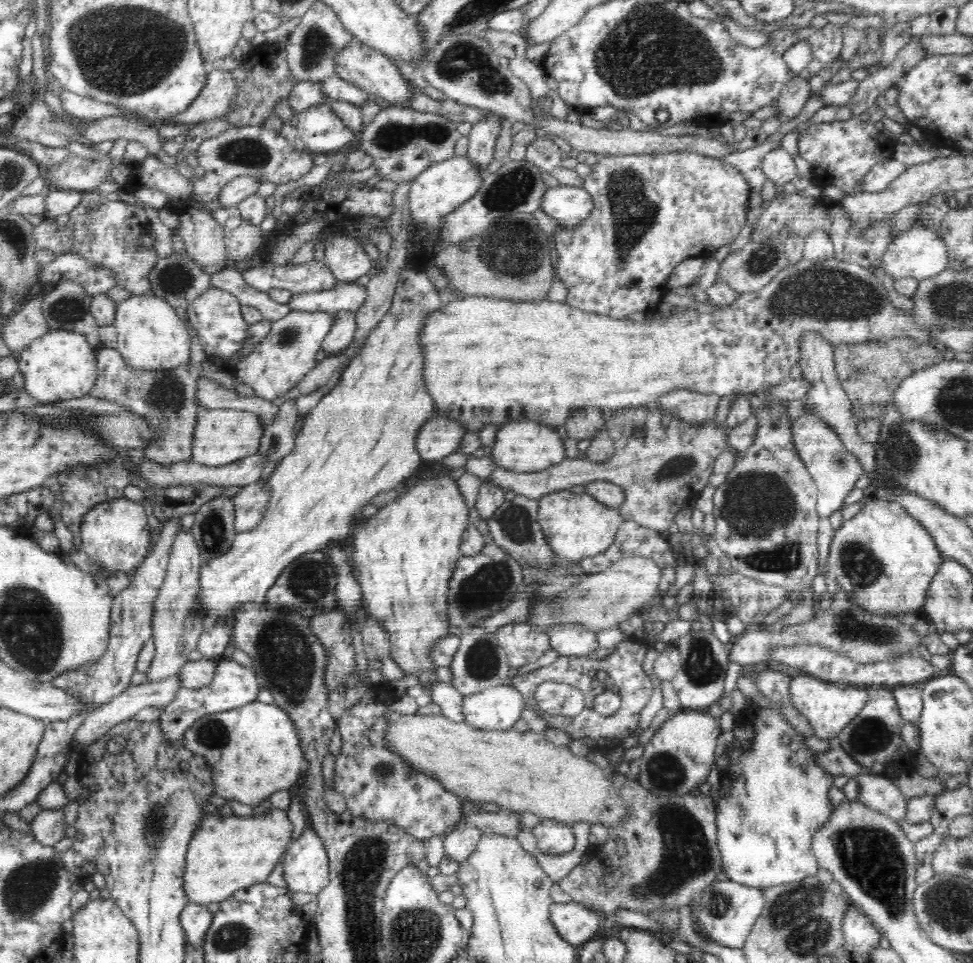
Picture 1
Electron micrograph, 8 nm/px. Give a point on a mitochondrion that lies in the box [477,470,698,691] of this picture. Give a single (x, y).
(514, 520)

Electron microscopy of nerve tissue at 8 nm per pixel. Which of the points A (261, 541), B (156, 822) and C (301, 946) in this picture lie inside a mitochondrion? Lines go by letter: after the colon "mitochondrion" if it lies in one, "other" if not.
A: other
B: mitochondrion
C: other

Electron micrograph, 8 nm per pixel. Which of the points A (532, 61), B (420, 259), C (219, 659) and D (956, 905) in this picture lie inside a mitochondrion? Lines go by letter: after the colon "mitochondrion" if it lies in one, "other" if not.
A: other
B: other
C: other
D: mitochondrion

